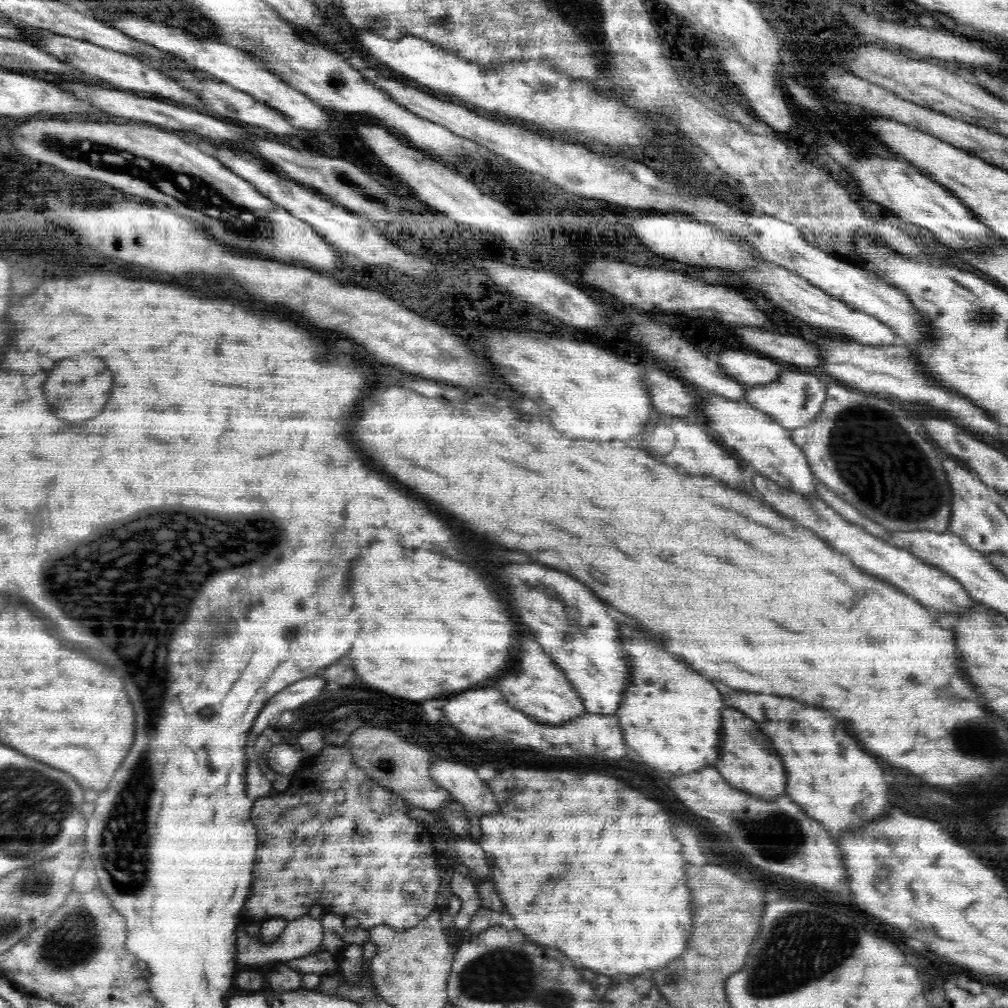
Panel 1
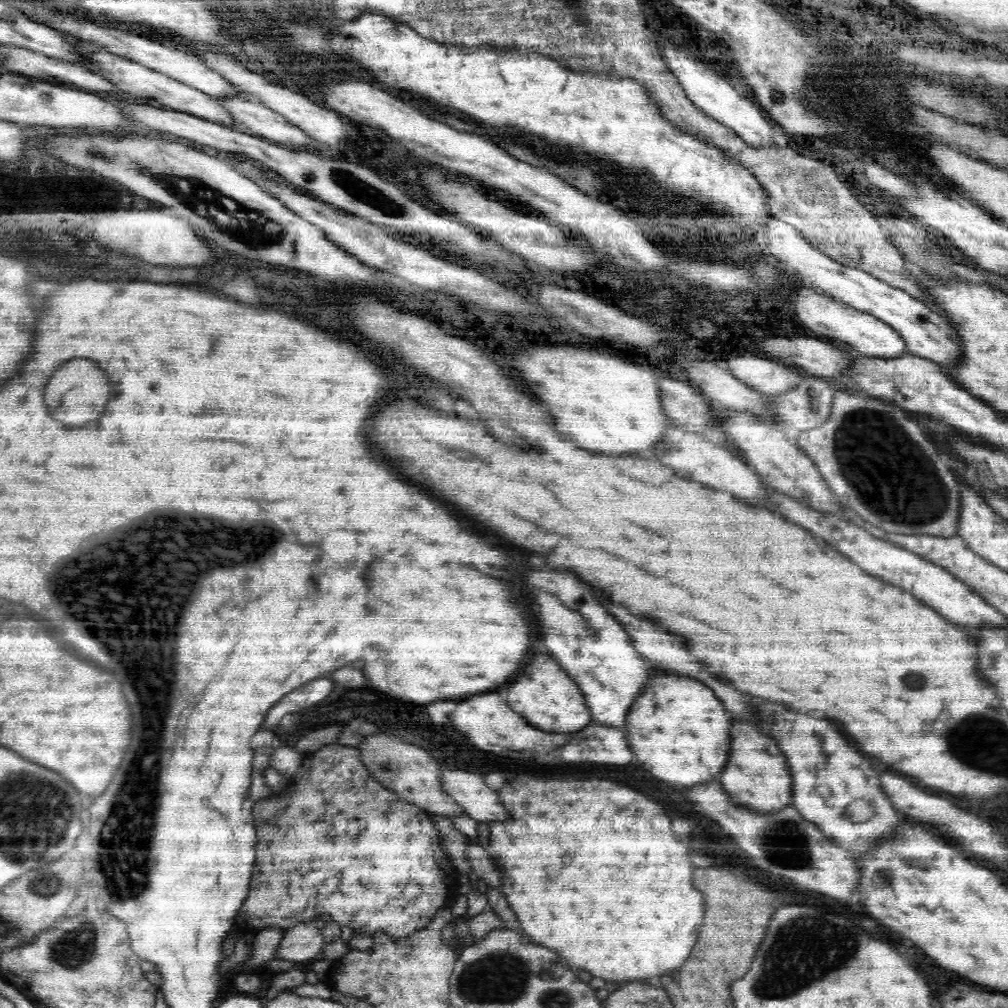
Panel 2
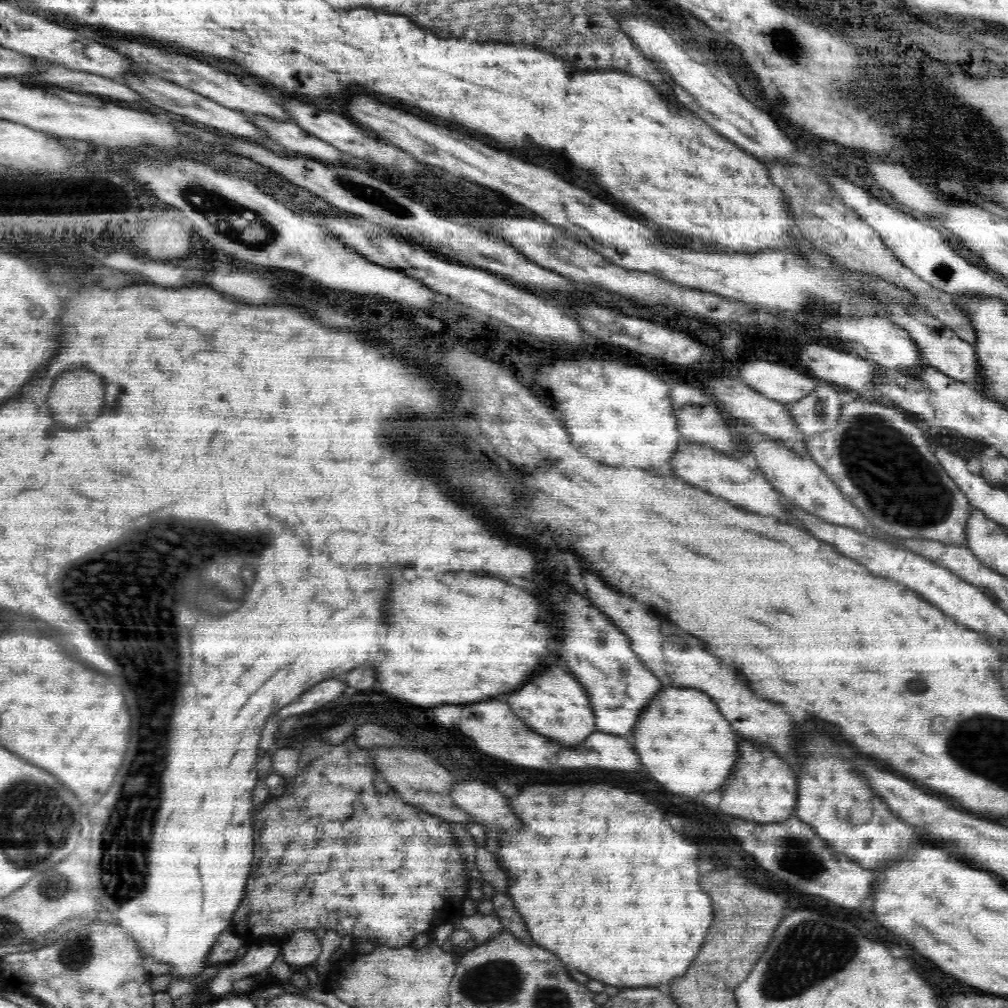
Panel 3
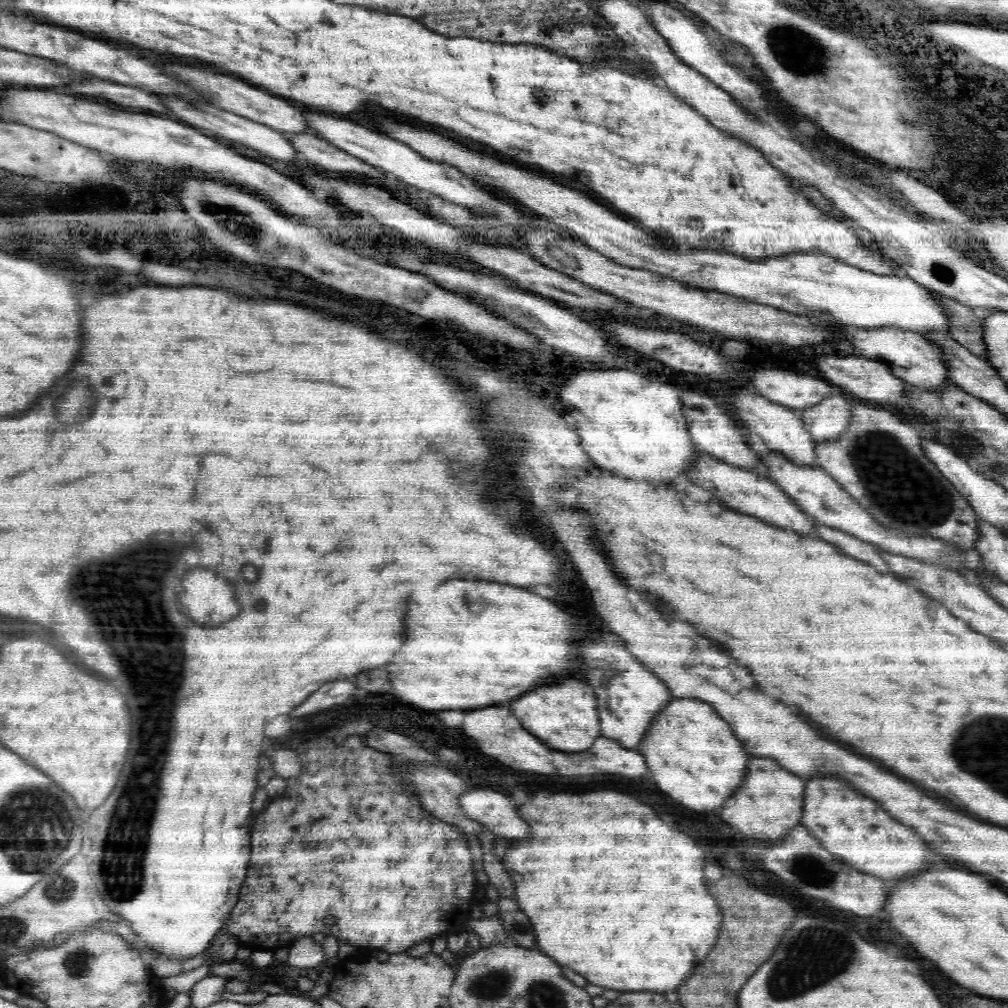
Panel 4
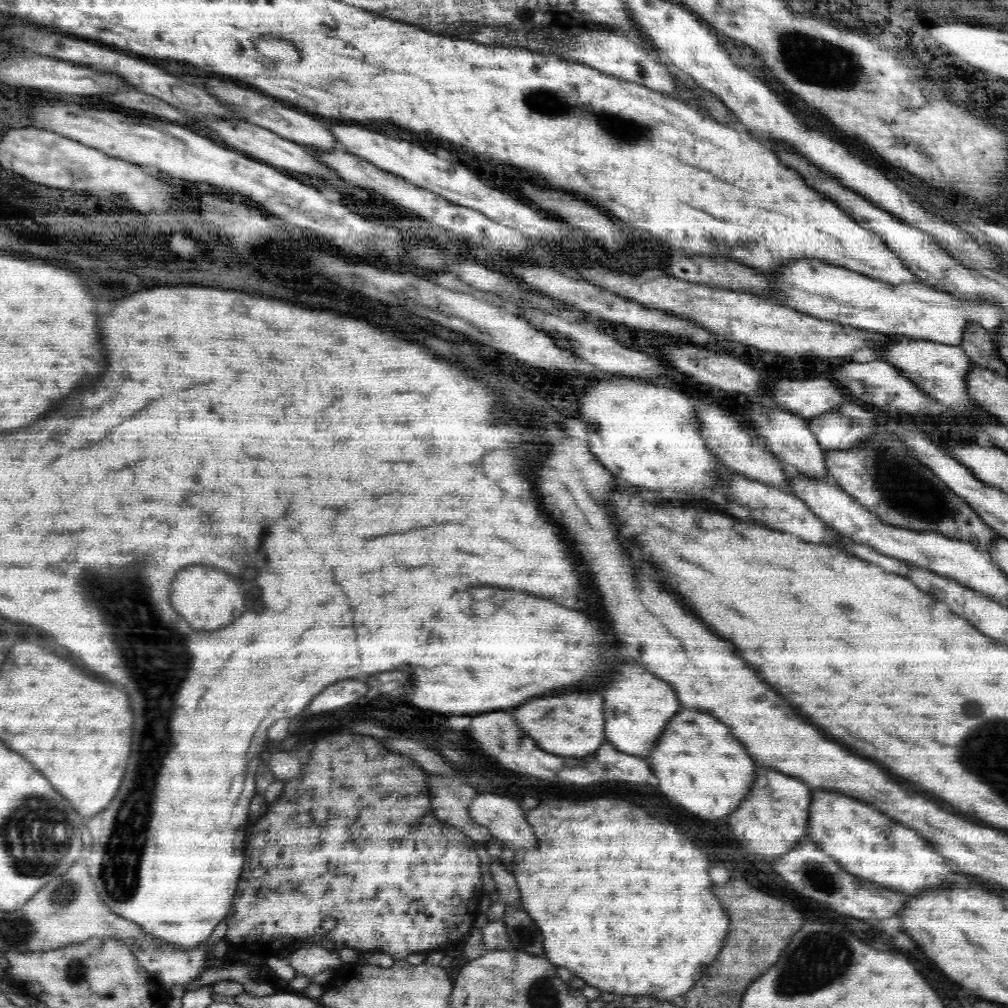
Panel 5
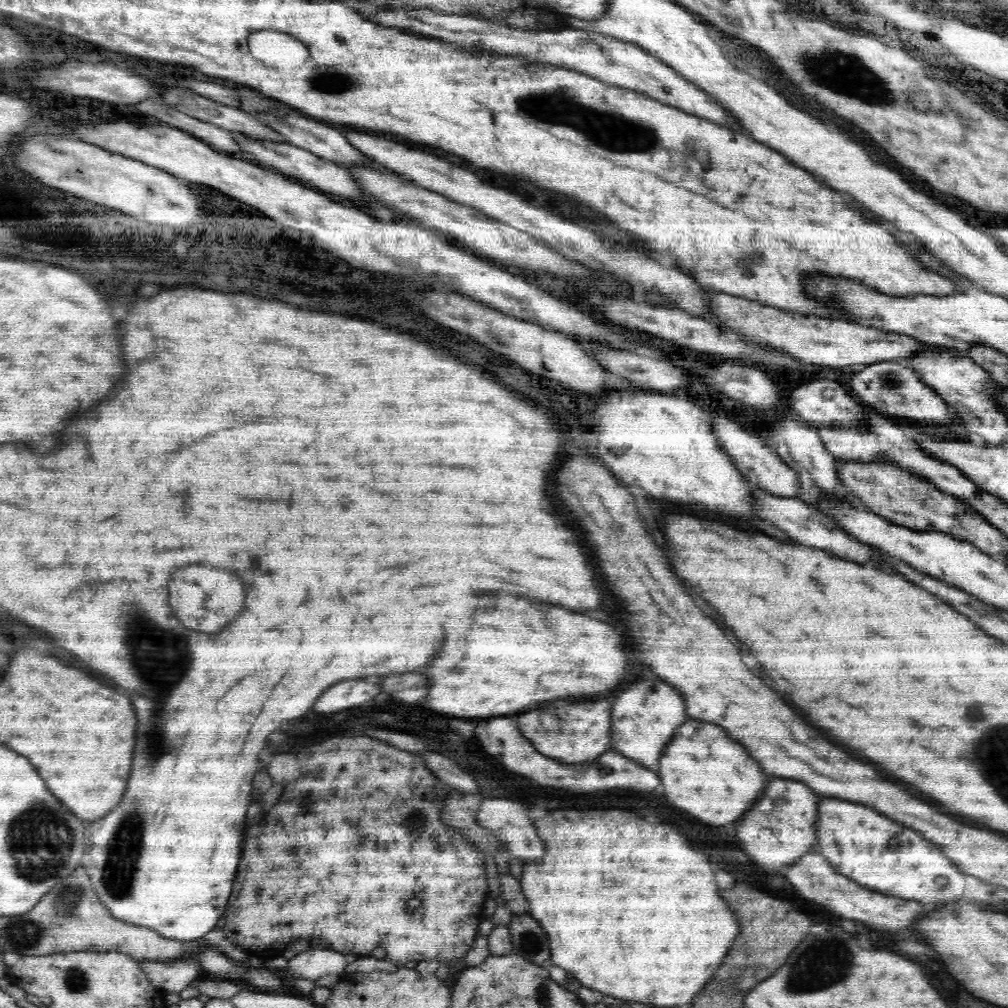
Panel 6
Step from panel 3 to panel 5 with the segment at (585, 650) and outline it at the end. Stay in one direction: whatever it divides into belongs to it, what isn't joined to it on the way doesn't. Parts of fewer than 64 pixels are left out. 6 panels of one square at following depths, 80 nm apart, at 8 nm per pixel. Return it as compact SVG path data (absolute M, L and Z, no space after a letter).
M628 660L624 664L614 666L614 672L602 686L602 696L604 696L604 721L606 721L604 734L607 741L612 742L620 752L644 759L651 756L666 724L682 707L676 691L671 686Z

